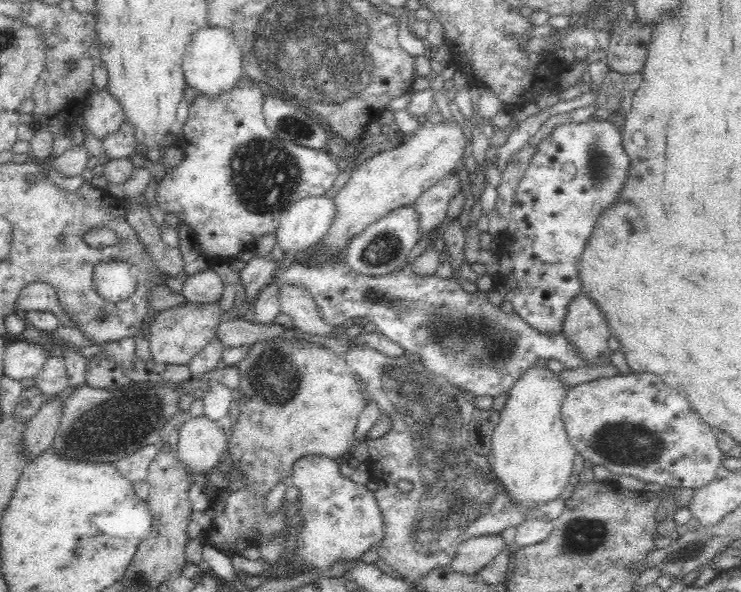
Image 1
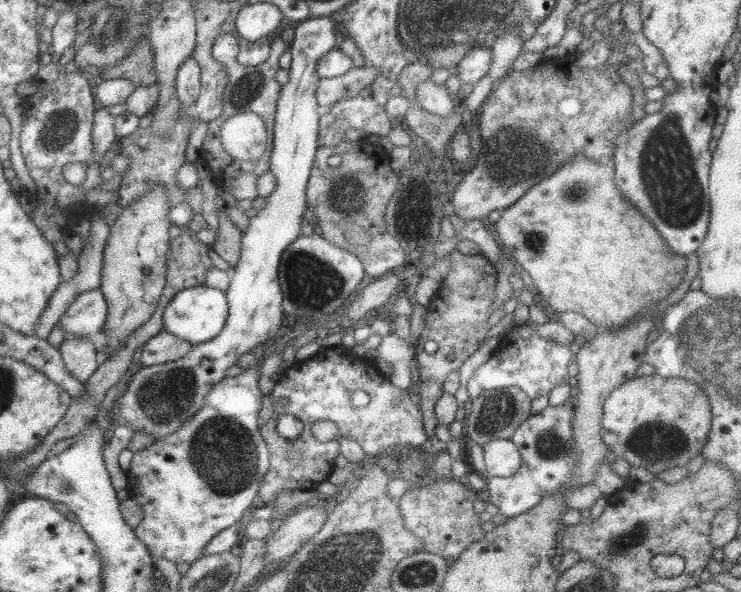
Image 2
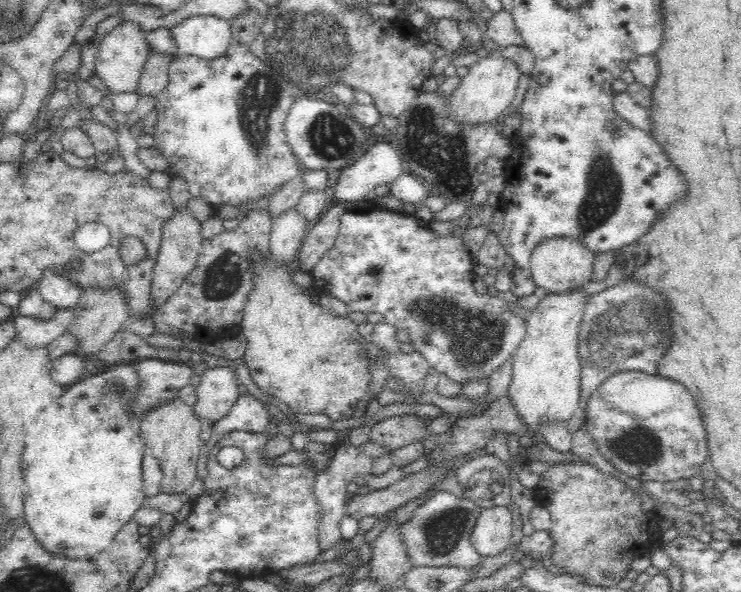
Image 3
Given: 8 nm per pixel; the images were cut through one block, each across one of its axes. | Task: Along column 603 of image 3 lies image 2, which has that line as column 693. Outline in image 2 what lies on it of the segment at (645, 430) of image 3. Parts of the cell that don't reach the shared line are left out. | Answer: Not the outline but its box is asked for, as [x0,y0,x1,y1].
[602,376,712,473]

